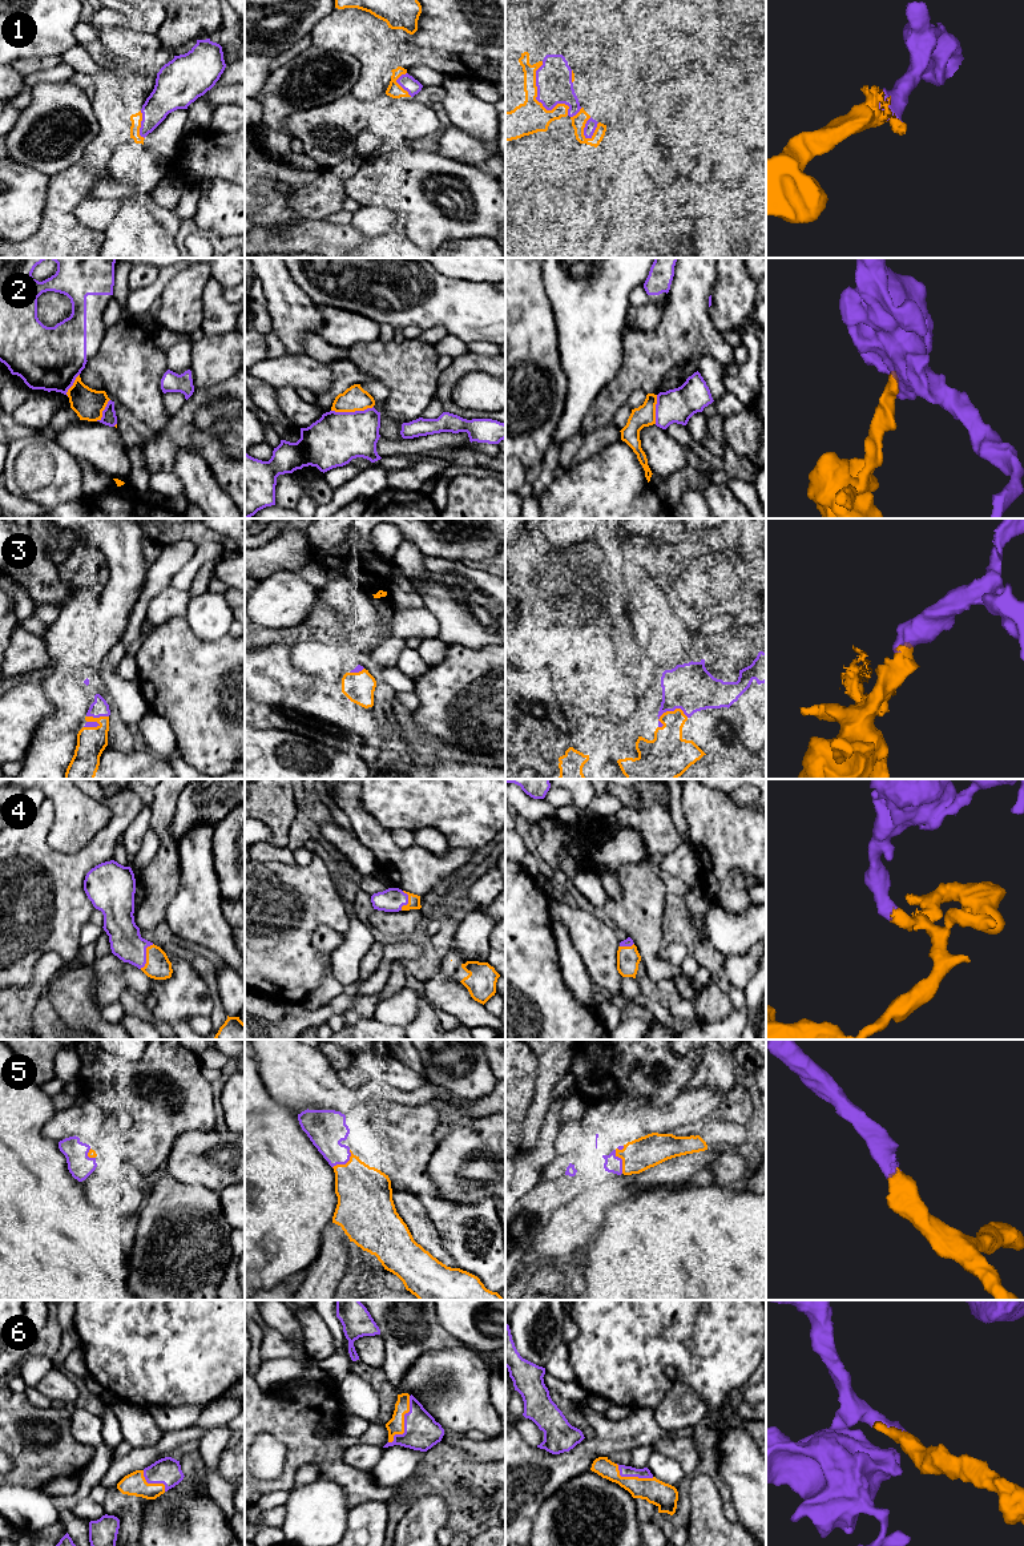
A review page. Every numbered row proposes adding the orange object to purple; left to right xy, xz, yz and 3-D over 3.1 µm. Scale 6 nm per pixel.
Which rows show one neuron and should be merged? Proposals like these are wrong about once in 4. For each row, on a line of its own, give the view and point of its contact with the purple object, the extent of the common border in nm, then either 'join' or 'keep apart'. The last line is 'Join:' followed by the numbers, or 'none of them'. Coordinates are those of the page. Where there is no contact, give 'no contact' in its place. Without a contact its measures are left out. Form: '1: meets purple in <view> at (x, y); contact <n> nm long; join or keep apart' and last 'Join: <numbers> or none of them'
1: meets purple in yz at (537, 100); contact 360 nm long; join
2: meets purple in xz at (351, 412); contact 260 nm long; keep apart
3: meets purple in yz at (668, 710); contact 200 nm long; join
4: meets purple in xy at (145, 956); contact 170 nm long; join
5: meets purple in yz at (620, 1158); contact 170 nm long; join
6: meets purple in xz at (404, 1423); contact 320 nm long; join
Join: 1, 3, 4, 5, 6

